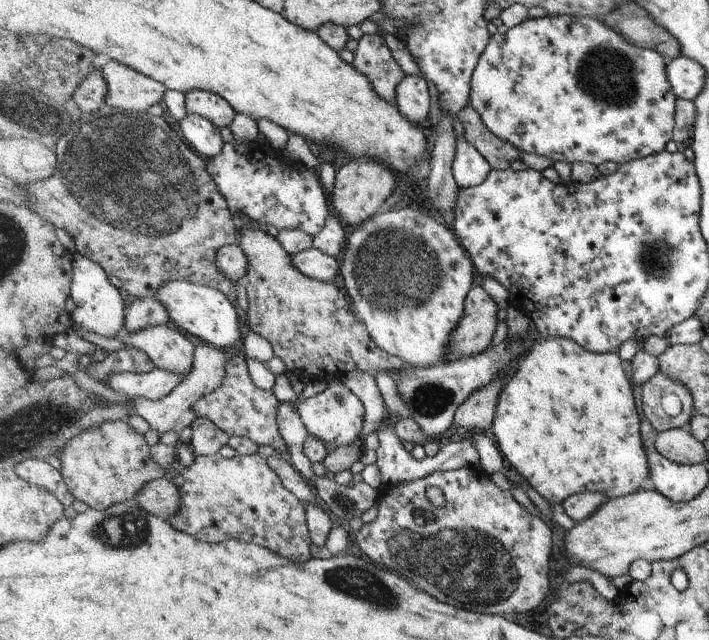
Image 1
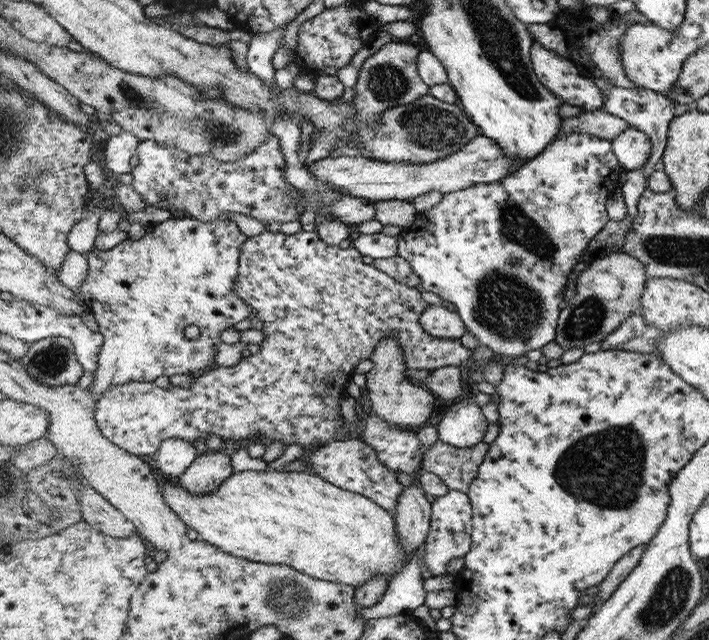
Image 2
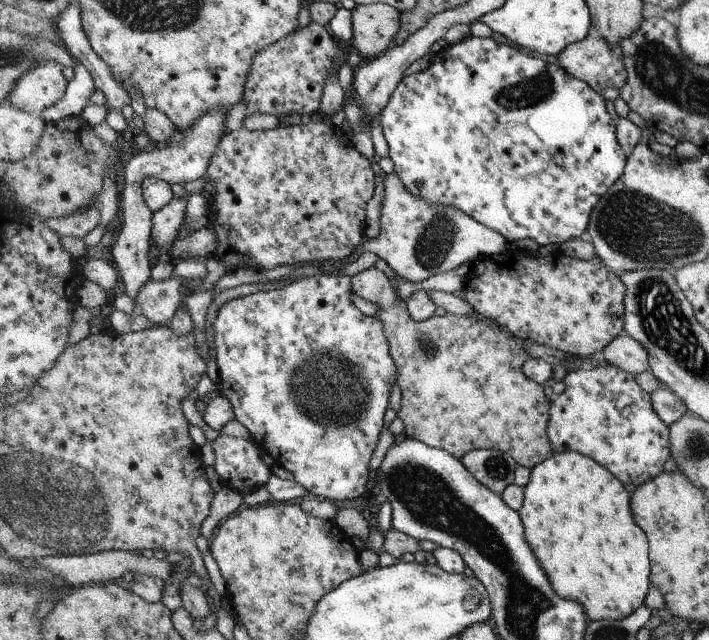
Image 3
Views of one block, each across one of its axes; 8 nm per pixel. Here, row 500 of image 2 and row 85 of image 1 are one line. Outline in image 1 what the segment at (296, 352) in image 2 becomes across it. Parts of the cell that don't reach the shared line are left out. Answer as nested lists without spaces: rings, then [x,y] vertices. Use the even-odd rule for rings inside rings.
[[[364,35],[359,41],[355,42],[353,51],[355,58],[352,64],[371,80],[377,93],[383,99],[386,99],[389,103],[395,103],[398,96],[398,86],[406,75],[403,67],[396,62],[394,55],[391,53],[384,35]]]

